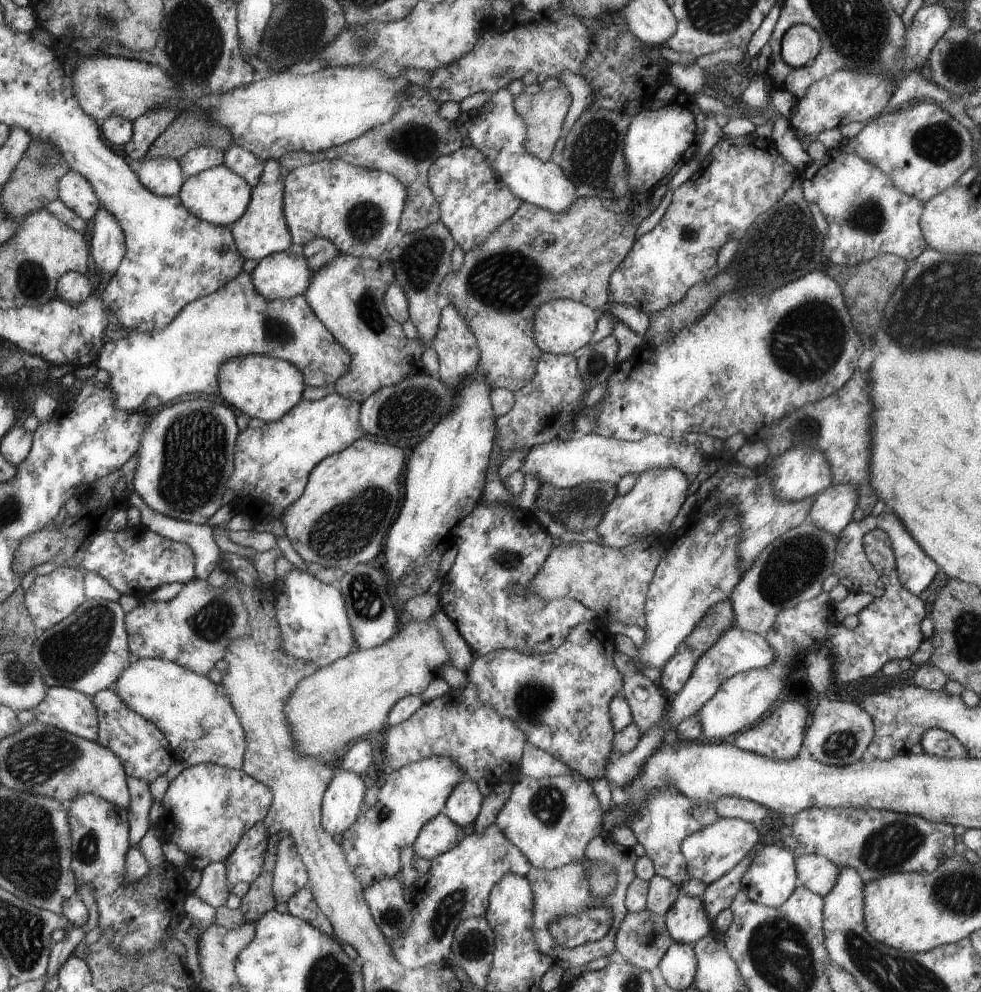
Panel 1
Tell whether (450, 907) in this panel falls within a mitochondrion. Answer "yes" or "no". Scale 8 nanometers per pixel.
yes

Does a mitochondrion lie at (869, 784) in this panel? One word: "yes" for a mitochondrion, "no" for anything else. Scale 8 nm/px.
no

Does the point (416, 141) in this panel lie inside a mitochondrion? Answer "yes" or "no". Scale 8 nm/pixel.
yes

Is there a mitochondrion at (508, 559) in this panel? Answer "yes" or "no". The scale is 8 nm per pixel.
yes

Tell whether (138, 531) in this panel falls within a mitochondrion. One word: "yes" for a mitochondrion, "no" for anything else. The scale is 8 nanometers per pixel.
no

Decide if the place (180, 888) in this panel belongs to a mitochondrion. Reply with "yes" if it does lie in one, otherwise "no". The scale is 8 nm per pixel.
no

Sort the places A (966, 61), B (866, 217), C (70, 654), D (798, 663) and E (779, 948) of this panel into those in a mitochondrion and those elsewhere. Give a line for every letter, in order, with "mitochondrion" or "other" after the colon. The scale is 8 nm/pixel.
A: mitochondrion
B: mitochondrion
C: mitochondrion
D: other
E: mitochondrion

